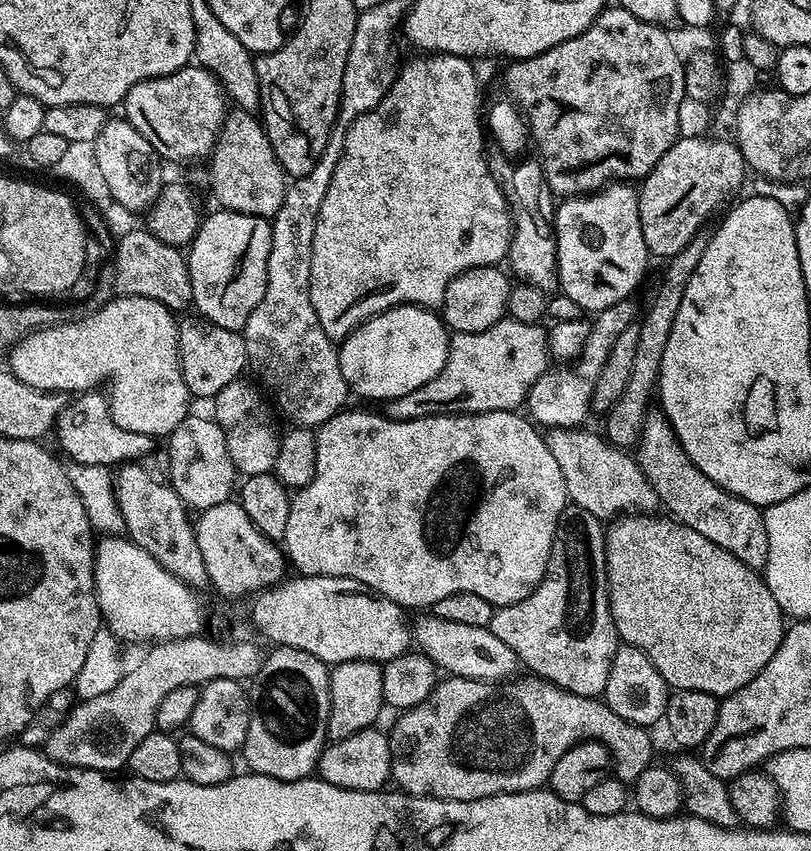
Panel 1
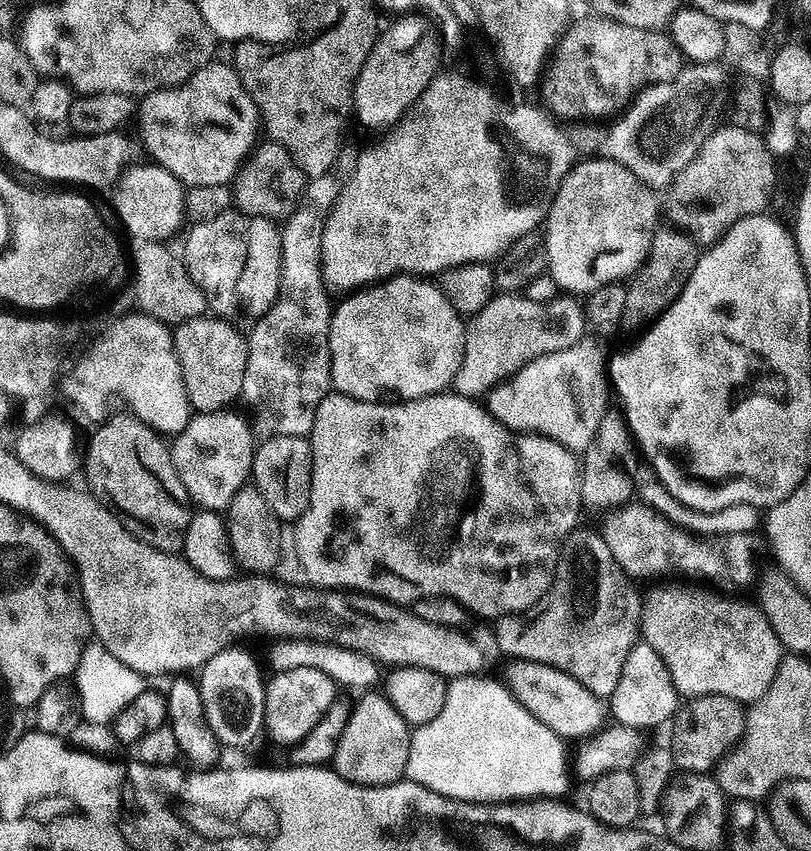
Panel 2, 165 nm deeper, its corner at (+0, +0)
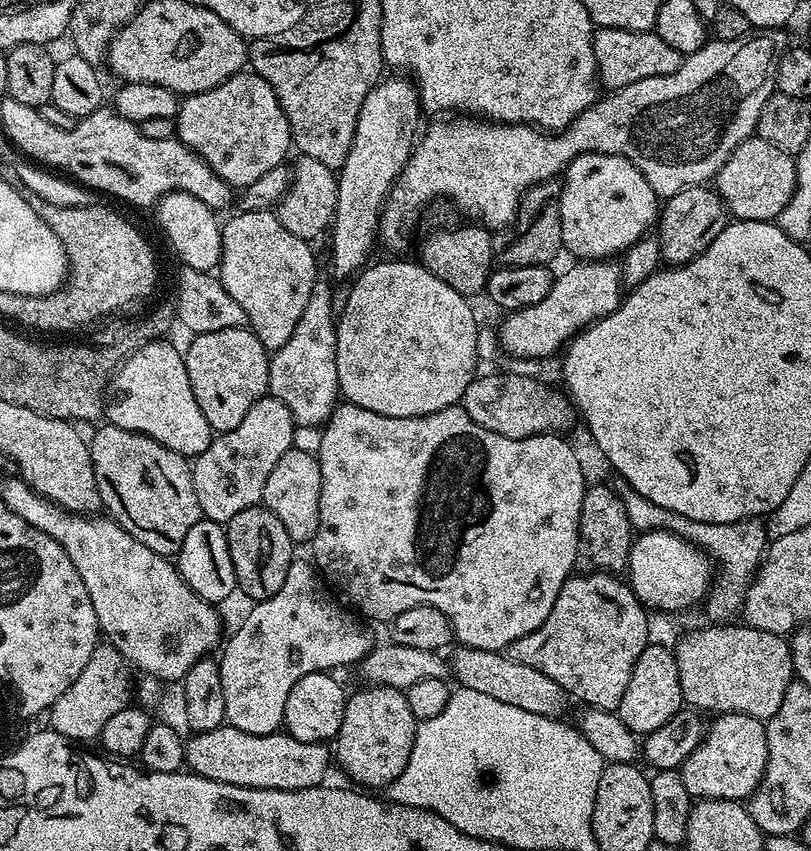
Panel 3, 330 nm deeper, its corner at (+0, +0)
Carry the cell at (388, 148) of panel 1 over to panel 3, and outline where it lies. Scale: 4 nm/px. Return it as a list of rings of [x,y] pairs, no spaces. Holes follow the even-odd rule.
[[[752,34],[734,42],[709,39],[697,52],[685,55],[682,66],[674,70],[674,74],[644,76],[630,86],[617,88],[605,100],[604,97],[597,99],[585,112],[575,116],[568,127],[558,132],[519,122],[489,122],[484,118],[437,119],[440,120],[437,124],[423,129],[412,149],[412,156],[384,198],[378,225],[382,244],[384,240],[385,246],[392,251],[389,253],[403,253],[400,251],[407,246],[420,211],[435,196],[452,196],[457,210],[465,212],[469,221],[489,230],[504,228],[520,208],[520,192],[551,176],[559,177],[571,160],[587,152],[625,156],[644,175],[646,182],[650,182],[660,198],[678,194],[678,190],[683,188],[707,185],[730,158],[732,151],[755,133],[762,106],[766,106],[768,99],[776,92],[778,51],[775,42],[768,36],[771,35]]]

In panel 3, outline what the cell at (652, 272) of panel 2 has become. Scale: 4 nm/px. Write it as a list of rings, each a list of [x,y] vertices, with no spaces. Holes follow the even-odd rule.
[[[697,186],[678,190],[678,194],[667,197],[663,201],[658,212],[661,261],[668,266],[687,264],[688,261],[706,251],[710,242],[718,238],[718,234],[729,220],[730,216],[724,207],[723,200],[711,187]]]

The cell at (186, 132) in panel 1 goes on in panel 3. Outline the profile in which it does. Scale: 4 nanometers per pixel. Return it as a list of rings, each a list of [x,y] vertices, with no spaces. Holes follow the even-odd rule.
[[[245,70],[236,72],[229,78],[223,80],[218,86],[214,86],[205,92],[193,92],[185,95],[179,101],[174,125],[175,135],[181,144],[188,147],[188,151],[196,153],[208,167],[214,170],[233,189],[243,190],[252,184],[262,174],[281,167],[285,163],[284,155],[288,148],[293,147],[292,135],[286,114],[280,109],[278,98],[268,83],[258,75],[257,72]]]

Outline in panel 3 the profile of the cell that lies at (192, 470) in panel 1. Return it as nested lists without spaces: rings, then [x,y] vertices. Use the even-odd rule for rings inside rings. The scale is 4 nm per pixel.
[[[271,394],[260,397],[246,418],[234,430],[213,435],[212,441],[191,461],[194,494],[198,494],[201,513],[217,524],[227,525],[234,514],[257,507],[264,499],[266,478],[277,465],[278,458],[291,452],[294,421],[290,410]]]

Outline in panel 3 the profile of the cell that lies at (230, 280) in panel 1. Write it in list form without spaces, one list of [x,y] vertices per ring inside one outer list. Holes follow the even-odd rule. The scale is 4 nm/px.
[[[261,210],[259,212],[237,211],[237,216],[232,216],[223,221],[220,230],[220,263],[218,265],[218,279],[220,285],[242,306],[242,310],[248,319],[247,327],[260,339],[262,346],[269,350],[280,348],[294,332],[294,326],[298,324],[298,318],[302,316],[302,310],[306,308],[306,302],[312,289],[315,287],[316,258],[312,254],[313,245],[309,241],[298,238],[282,226],[275,211]]]

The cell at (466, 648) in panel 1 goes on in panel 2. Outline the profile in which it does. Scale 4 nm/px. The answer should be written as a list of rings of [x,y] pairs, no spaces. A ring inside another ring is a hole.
[[[512,660],[509,665],[503,676],[508,691],[526,711],[538,718],[538,722],[542,722],[542,726],[554,730],[556,736],[568,742],[579,742],[600,731],[606,720],[605,705],[603,708],[601,697],[586,690],[578,678],[570,678],[570,674],[562,670],[554,670],[554,666],[535,664],[529,660]]]

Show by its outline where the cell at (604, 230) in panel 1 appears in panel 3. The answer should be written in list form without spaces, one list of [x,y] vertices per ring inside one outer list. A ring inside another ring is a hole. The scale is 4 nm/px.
[[[587,152],[578,158],[570,161],[566,171],[563,173],[562,181],[564,180],[564,189],[560,192],[560,201],[558,207],[560,209],[560,217],[562,218],[562,242],[564,243],[563,251],[569,252],[570,255],[576,256],[577,261],[587,262],[589,260],[605,260],[612,258],[615,252],[623,253],[632,244],[639,242],[640,238],[649,230],[648,227],[655,225],[658,220],[658,197],[654,189],[650,186],[650,182],[646,182],[646,178],[630,163],[625,156],[611,156],[610,154],[602,154],[601,152]]]

